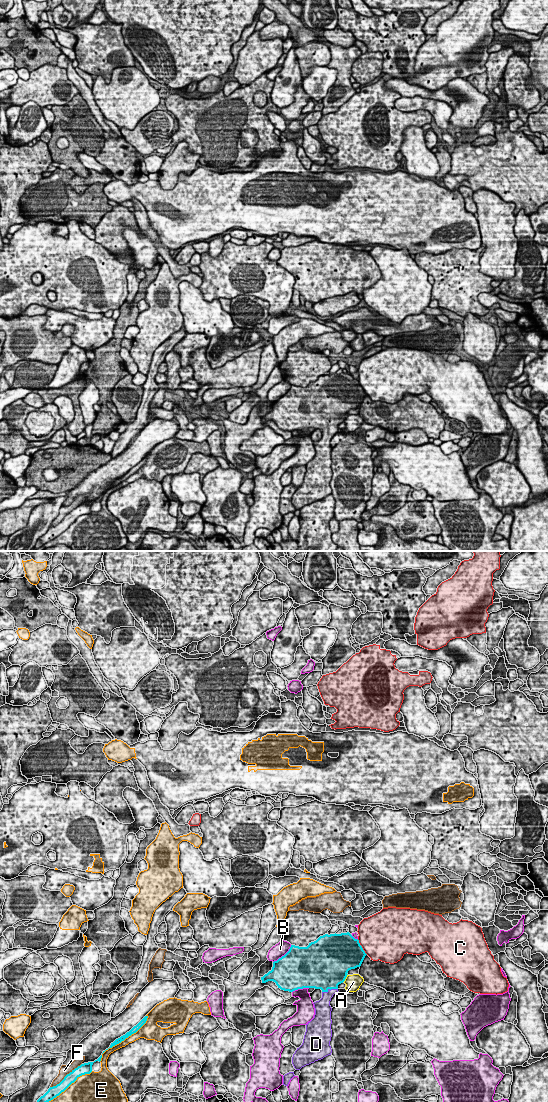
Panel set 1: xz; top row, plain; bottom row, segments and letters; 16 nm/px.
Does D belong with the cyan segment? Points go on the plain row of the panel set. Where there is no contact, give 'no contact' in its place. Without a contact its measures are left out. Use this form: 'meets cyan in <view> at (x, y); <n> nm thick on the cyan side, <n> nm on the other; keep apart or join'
meets cyan in xz at (329, 428); 500 nm thick on the cyan side, 180 nm on the other; join

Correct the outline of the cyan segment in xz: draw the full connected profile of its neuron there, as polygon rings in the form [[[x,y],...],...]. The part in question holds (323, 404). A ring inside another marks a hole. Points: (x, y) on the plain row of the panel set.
[[[349,372],[341,374],[325,374],[307,387],[291,385],[289,391],[273,402],[272,410],[261,417],[262,423],[273,421],[278,428],[293,432],[303,428],[322,430],[322,438],[314,442],[314,458],[306,464],[306,472],[302,485],[297,488],[292,497],[292,504],[296,510],[331,495],[331,438],[338,432],[338,425],[343,423],[351,409],[360,407],[367,394],[358,379]]]

